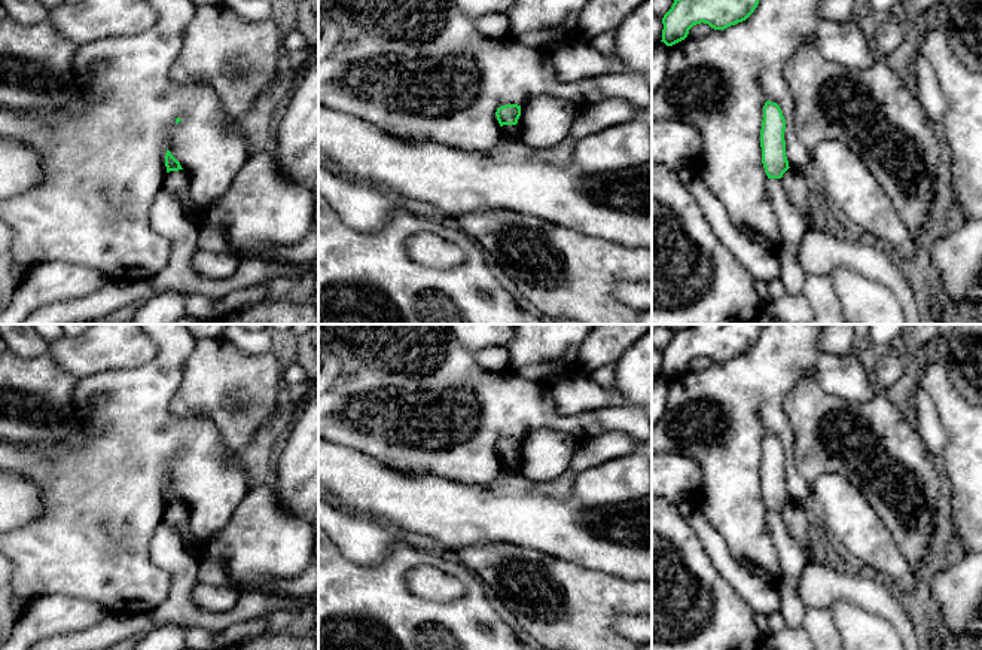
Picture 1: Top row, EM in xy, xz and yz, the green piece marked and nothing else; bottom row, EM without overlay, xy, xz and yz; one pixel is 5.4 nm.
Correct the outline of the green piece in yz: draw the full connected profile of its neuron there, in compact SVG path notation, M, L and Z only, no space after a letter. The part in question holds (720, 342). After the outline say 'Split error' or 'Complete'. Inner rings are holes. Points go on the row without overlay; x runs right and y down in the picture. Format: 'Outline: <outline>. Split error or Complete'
Outline: M693 324L675 332L664 348L662 373L673 379L684 373L696 357L725 363L745 354L759 338L760 324Z. Complete

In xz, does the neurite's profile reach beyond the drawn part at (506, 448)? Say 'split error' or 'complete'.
complete

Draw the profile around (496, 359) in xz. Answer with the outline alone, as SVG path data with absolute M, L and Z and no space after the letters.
M491 347L475 354L475 360L484 369L498 373L509 372L510 355L503 347Z

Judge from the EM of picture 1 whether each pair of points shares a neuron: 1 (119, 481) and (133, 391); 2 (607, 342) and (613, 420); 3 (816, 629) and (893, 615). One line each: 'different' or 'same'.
1: same
2: different
3: different

